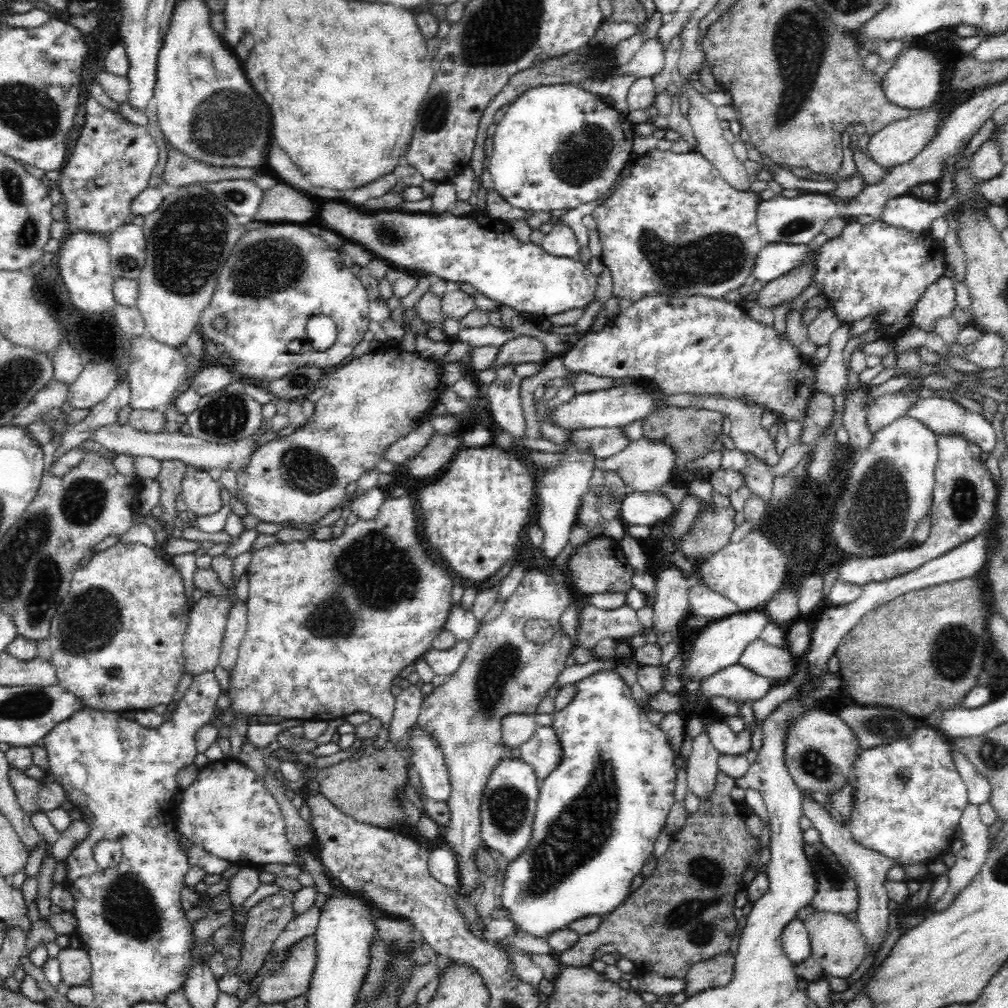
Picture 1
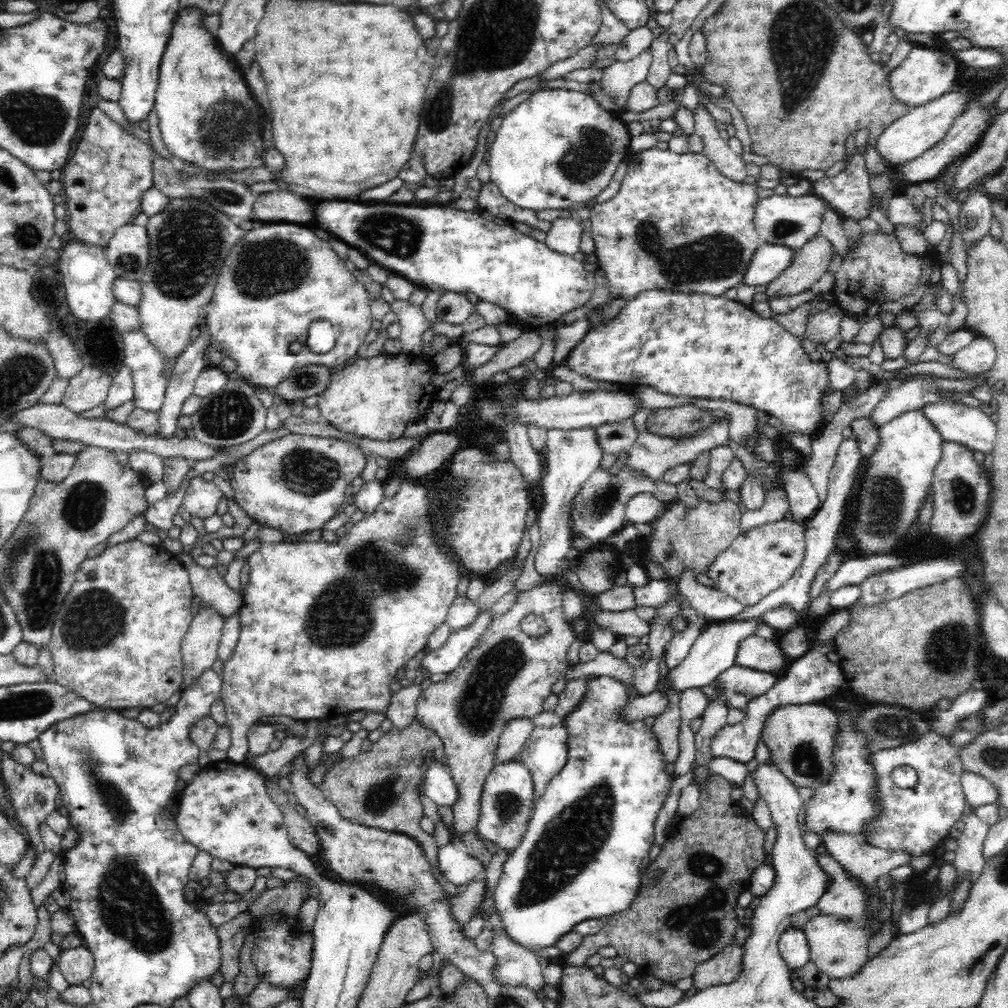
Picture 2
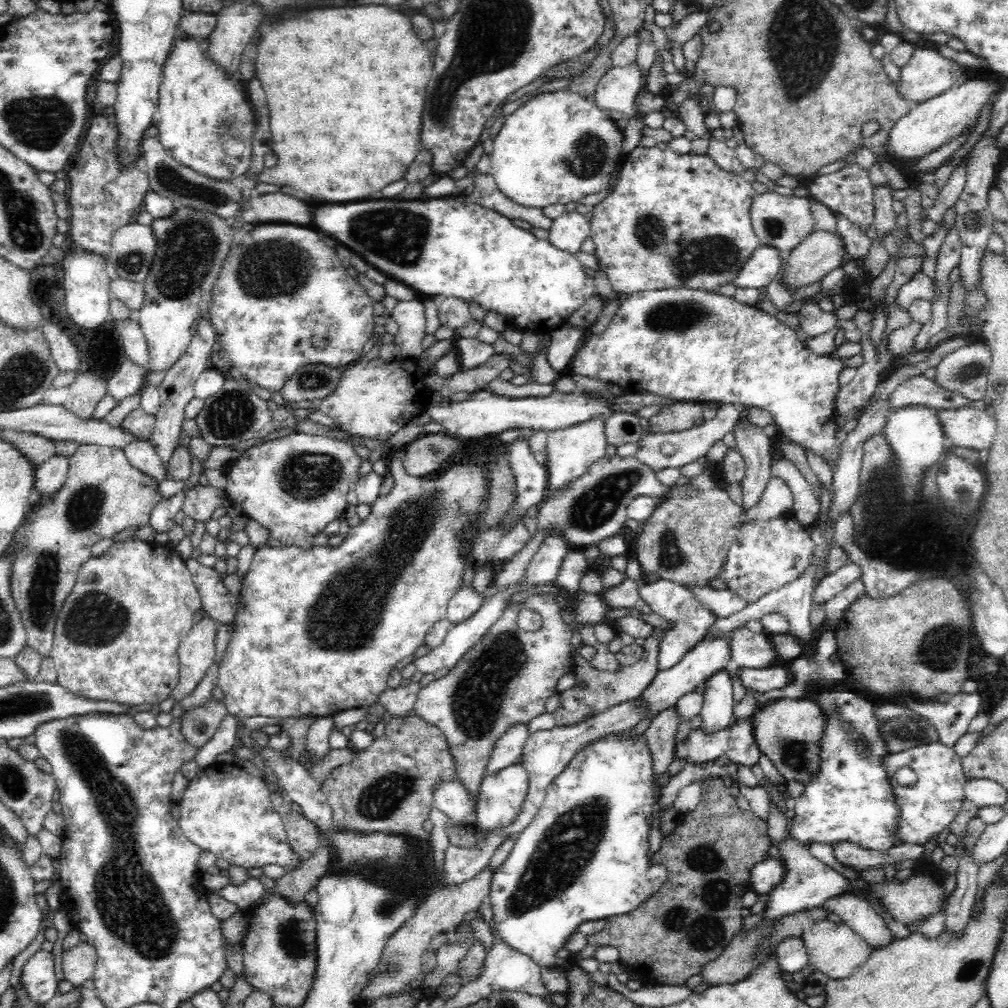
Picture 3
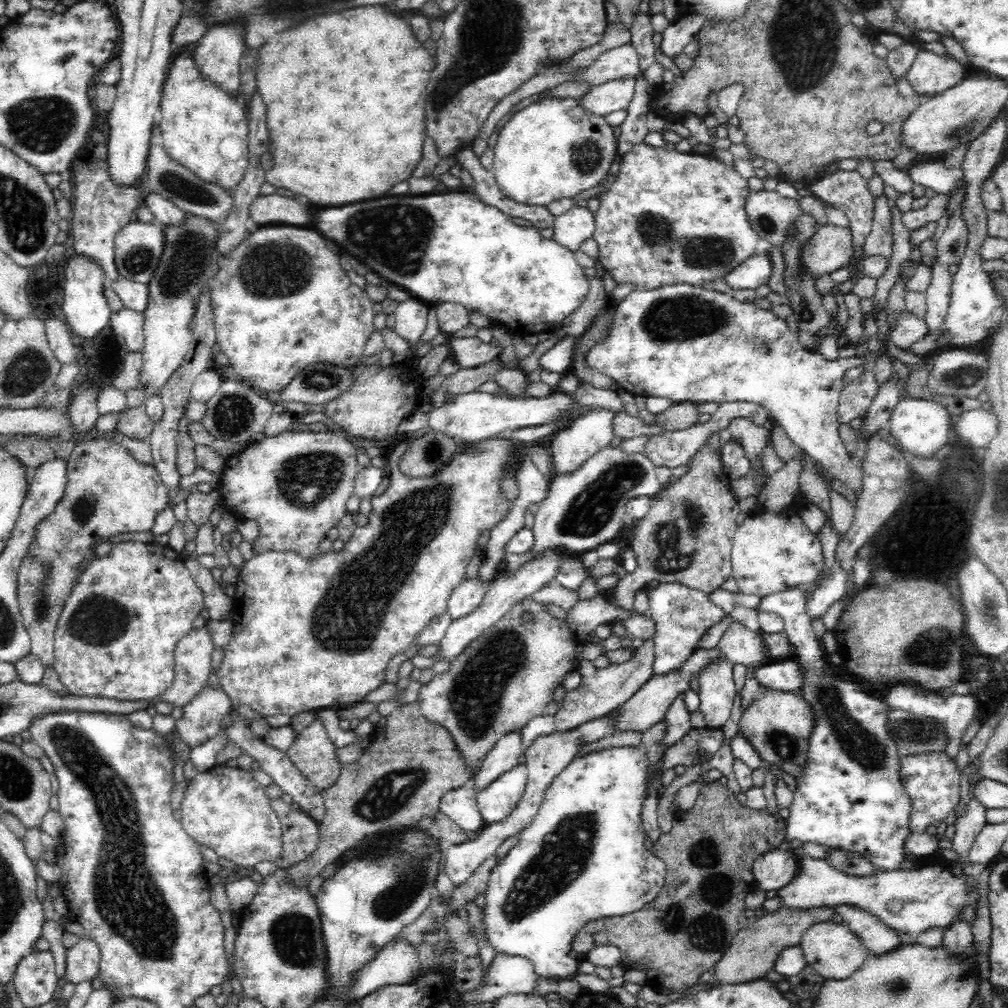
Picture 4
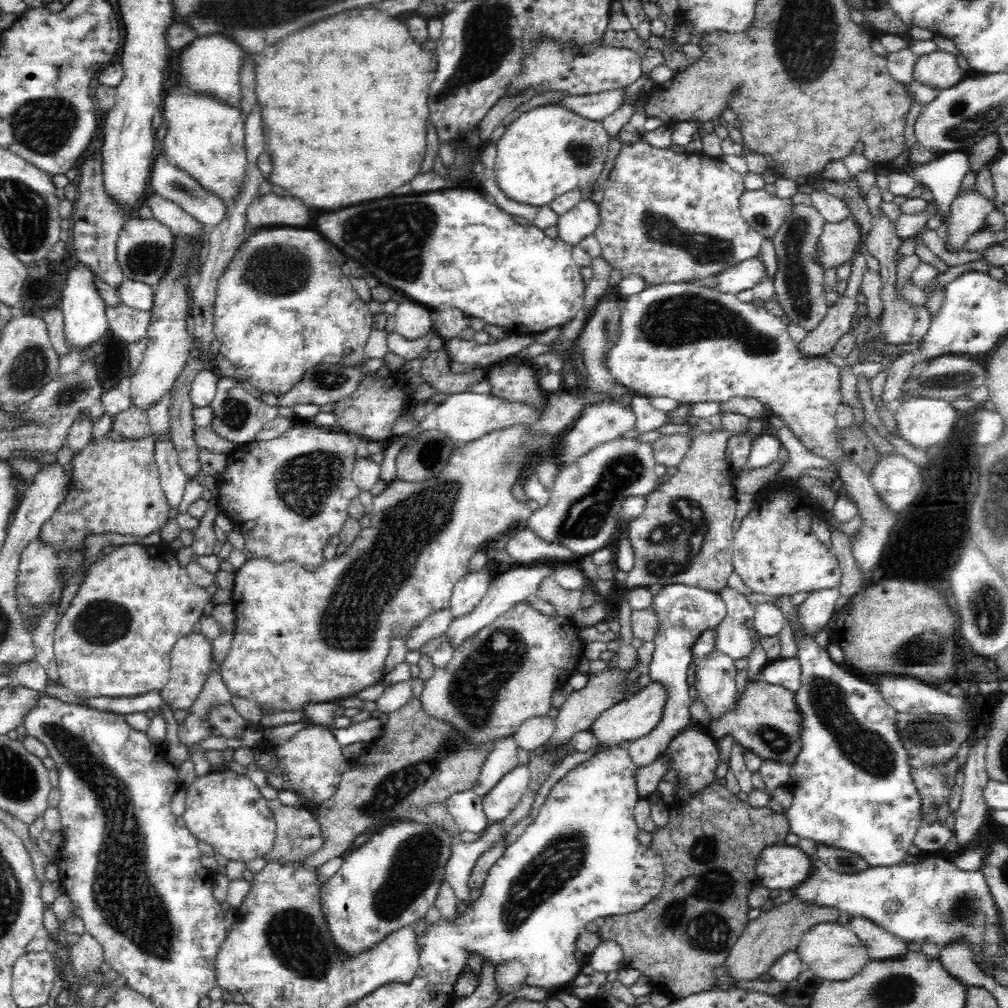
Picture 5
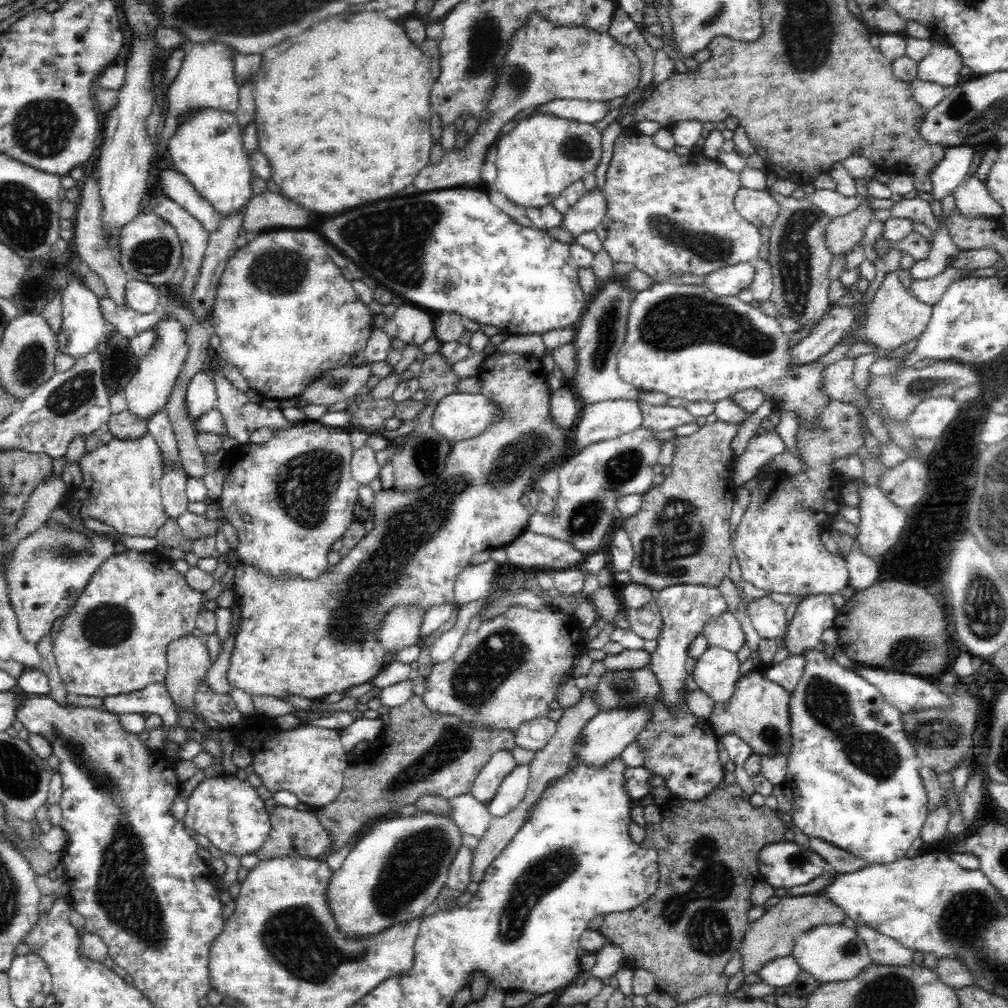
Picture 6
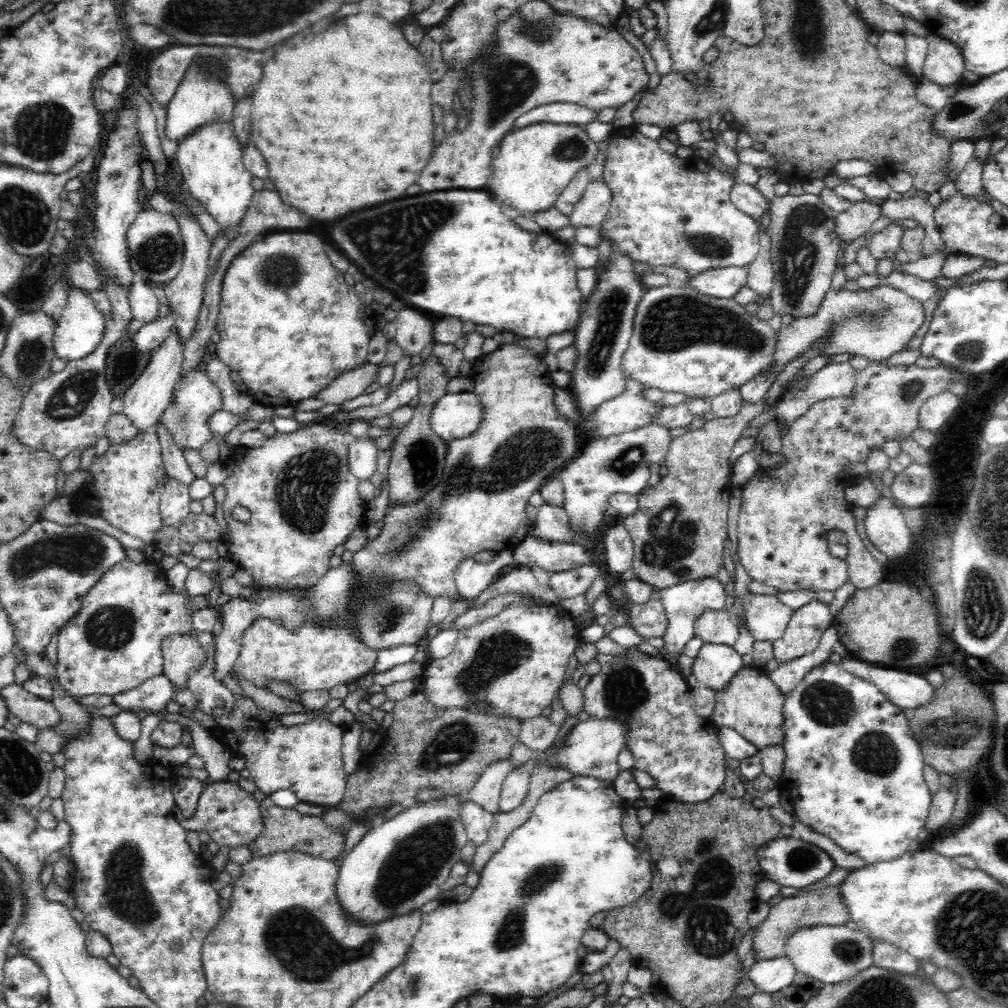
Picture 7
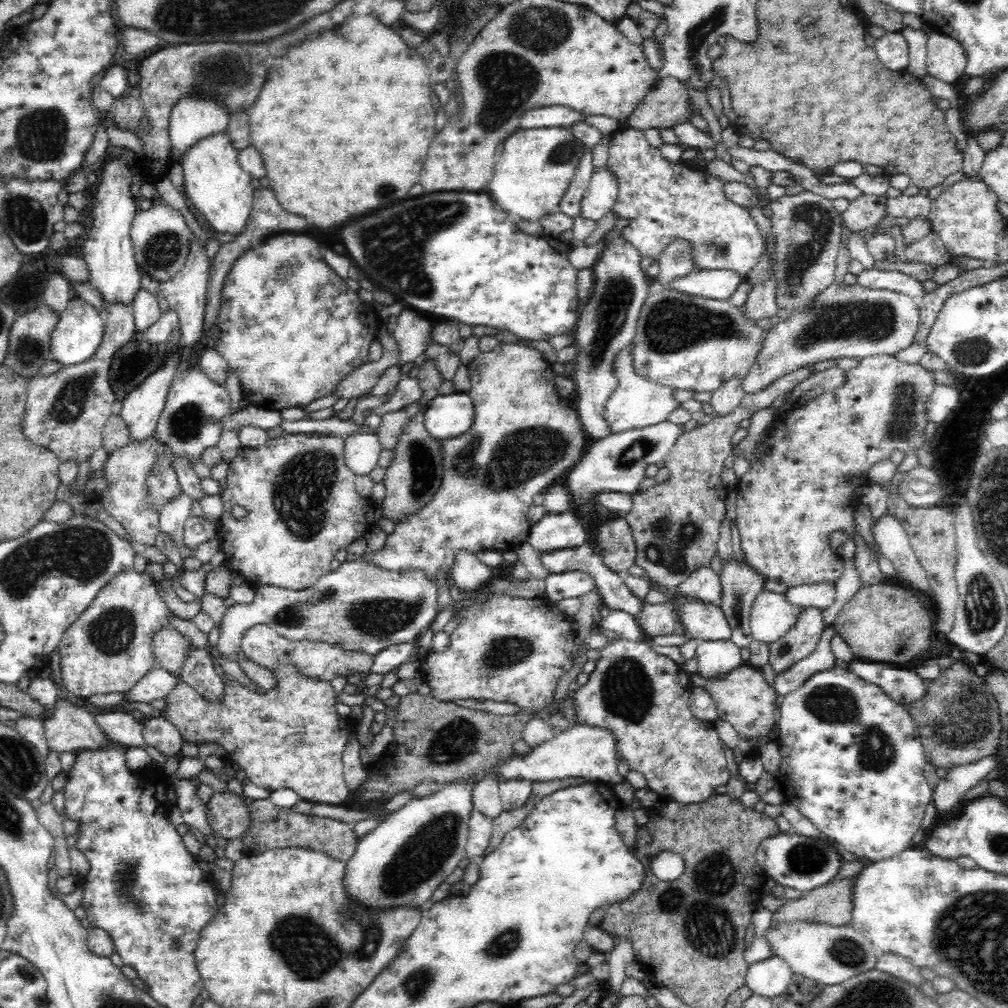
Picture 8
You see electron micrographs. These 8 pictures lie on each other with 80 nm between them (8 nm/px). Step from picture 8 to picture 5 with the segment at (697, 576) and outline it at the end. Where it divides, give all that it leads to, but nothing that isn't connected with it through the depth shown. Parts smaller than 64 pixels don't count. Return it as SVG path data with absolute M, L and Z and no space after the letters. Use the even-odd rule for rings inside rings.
M678 583L662 586L659 592L652 596L650 609L658 619L658 628L653 638L655 648L649 679L667 688L667 699L663 715L656 728L646 736L626 745L632 762L640 767L648 766L658 754L663 754L664 748L667 748L671 740L684 731L684 728L690 726L691 702L688 696L690 687L686 683L686 672L690 664L695 661L692 647L705 630L714 629L727 615L726 603L718 597L718 592Z

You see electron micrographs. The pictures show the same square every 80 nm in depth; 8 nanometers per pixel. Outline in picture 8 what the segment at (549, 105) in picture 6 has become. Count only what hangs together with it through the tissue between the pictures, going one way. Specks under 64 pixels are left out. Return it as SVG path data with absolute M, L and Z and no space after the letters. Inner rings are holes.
M550 105L526 111L520 118L520 129L571 127L584 122L586 115L562 105Z

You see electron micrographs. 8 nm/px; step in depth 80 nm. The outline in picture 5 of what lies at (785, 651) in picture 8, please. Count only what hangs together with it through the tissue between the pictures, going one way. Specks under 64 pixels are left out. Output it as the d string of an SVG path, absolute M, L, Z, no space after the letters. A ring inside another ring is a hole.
M839 586L822 588L820 591L811 592L799 606L799 621L810 636L826 627L840 595Z

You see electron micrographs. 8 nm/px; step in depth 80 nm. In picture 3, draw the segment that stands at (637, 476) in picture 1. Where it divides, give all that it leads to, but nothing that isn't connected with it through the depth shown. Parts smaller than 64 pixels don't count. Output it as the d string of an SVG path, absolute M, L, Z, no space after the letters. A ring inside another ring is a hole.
M726 404L724 408L718 409L718 414L712 420L706 421L698 428L692 428L684 432L674 433L658 433L650 432L650 424L648 420L639 417L640 425L644 430L644 435L636 442L638 450L634 458L641 464L646 464L654 474L664 468L681 468L692 462L696 462L700 457L707 455L708 450L716 444L722 442L726 434L730 433L736 426L739 420L739 415L742 408L737 408L737 405Z

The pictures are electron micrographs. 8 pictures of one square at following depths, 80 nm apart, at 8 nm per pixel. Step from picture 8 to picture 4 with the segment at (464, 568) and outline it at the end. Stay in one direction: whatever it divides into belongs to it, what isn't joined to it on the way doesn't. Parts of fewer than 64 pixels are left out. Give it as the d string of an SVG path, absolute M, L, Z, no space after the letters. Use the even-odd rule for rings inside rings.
M465 578L447 600L448 616L453 621L470 614L483 601L486 591L478 578Z

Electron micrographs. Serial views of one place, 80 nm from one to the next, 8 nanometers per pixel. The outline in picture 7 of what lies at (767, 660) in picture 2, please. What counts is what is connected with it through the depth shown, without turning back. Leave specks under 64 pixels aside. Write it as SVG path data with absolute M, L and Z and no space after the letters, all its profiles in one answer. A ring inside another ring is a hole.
M706 611L695 620L695 634L706 643L735 645L740 631L729 611Z

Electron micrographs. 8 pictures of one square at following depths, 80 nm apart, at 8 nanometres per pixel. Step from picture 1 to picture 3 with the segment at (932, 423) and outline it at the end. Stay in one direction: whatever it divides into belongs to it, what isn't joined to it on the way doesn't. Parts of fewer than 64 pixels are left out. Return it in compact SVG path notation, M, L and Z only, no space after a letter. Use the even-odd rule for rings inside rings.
M973 407L937 410L947 445L970 448L972 452L992 447L996 433L993 417L992 412Z

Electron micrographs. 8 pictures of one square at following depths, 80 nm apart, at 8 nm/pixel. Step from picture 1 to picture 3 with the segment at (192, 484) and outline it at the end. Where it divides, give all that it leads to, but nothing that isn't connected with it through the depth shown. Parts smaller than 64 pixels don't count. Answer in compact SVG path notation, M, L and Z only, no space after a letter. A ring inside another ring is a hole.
M198 482L186 492L181 510L195 521L206 523L213 518L214 510L225 504L226 500L225 491L222 489Z

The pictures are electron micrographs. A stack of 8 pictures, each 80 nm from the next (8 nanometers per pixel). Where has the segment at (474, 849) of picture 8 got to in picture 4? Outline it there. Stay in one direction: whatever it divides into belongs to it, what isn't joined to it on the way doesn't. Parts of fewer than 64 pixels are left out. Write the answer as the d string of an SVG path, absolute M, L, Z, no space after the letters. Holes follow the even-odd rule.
M472 782L467 787L444 792L438 800L438 810L454 821L462 830L479 832L484 824L476 802L478 792L479 790L476 790Z

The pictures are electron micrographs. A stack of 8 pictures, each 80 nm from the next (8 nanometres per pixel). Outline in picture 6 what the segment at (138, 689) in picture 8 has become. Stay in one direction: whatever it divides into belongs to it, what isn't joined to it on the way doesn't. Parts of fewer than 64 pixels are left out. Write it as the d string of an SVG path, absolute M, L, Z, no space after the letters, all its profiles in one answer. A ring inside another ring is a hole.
M154 683L145 689L118 696L100 697L100 708L111 713L130 714L150 712L161 717L161 724L165 731L178 728L178 710L168 695L164 683Z

